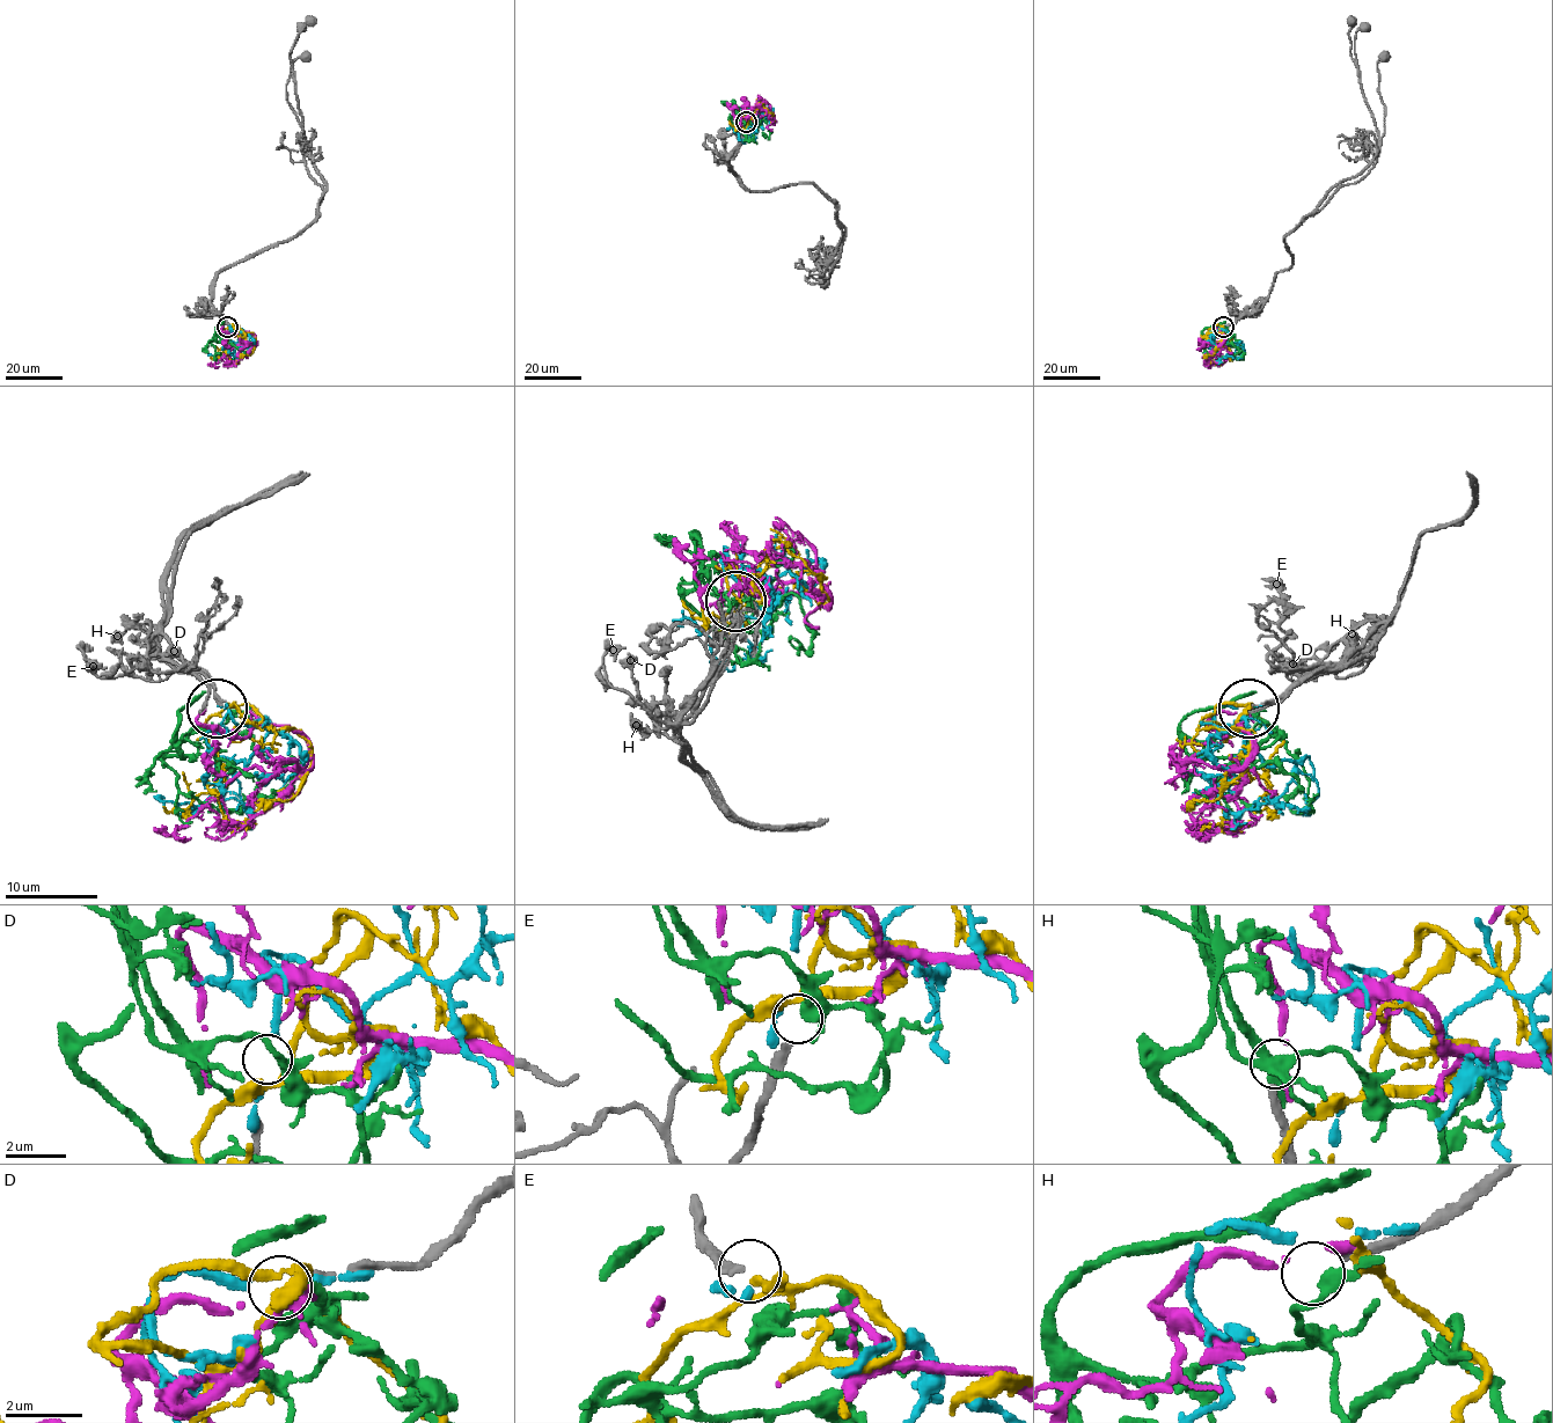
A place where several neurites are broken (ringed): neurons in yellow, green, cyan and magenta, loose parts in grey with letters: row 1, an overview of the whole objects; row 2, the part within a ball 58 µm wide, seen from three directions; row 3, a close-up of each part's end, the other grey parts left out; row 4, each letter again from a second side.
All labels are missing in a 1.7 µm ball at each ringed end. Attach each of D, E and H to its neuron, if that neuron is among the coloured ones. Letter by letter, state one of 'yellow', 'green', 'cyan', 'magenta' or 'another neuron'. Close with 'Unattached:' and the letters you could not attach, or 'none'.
D: another neuron
E: yellow
H: another neuron
Unattached: D, H

